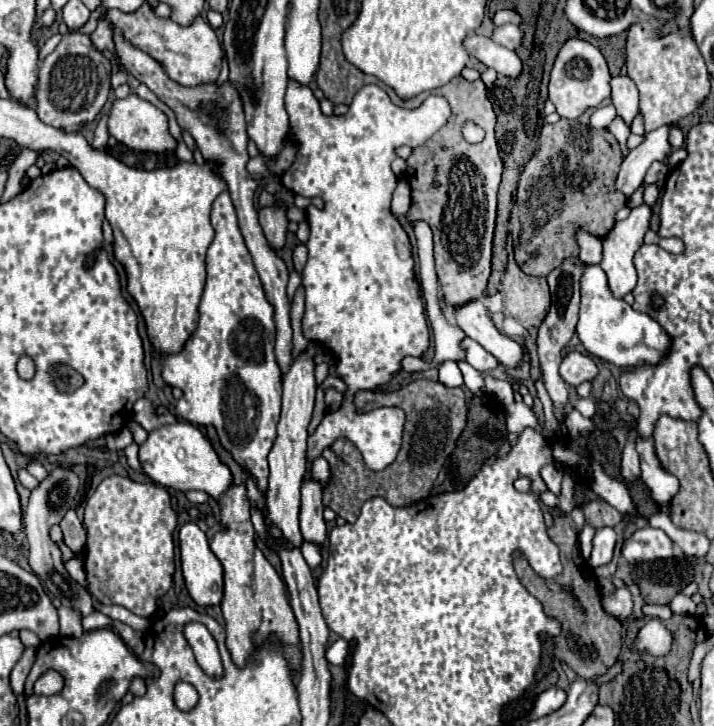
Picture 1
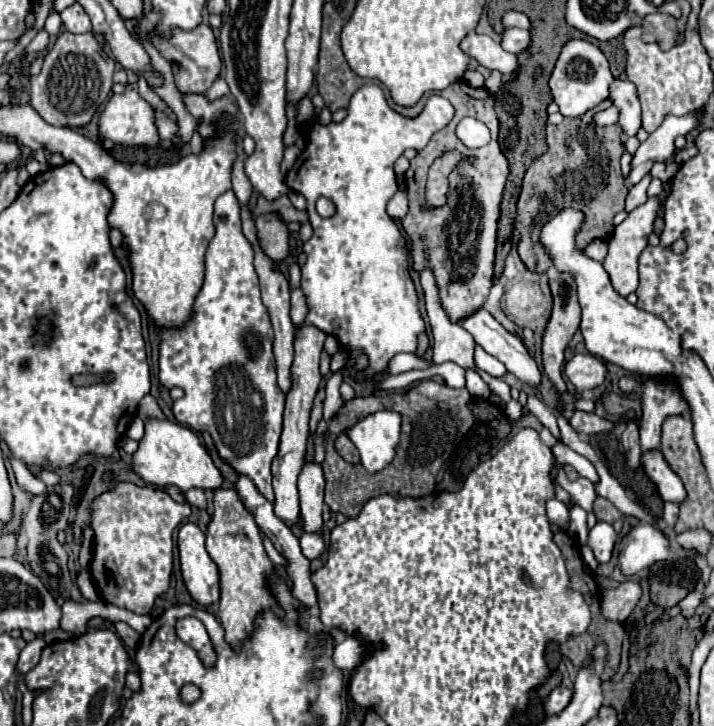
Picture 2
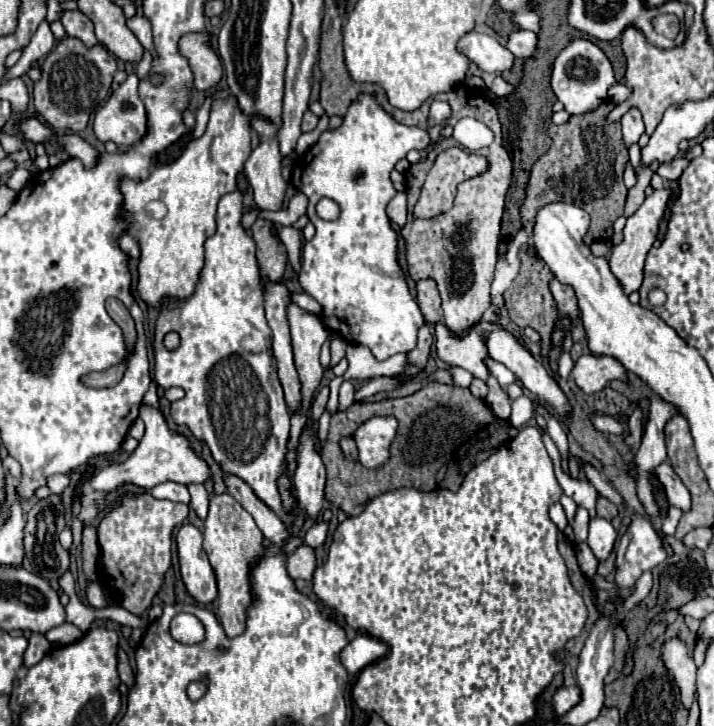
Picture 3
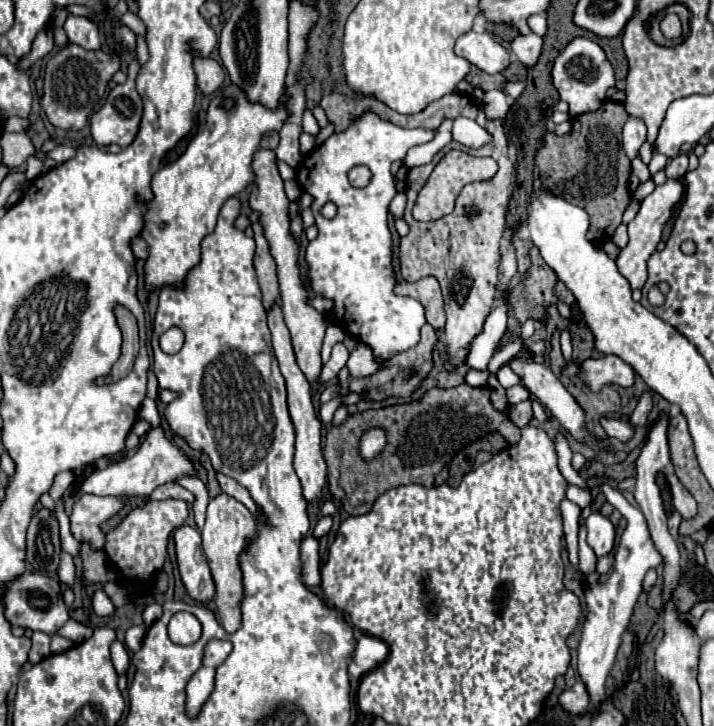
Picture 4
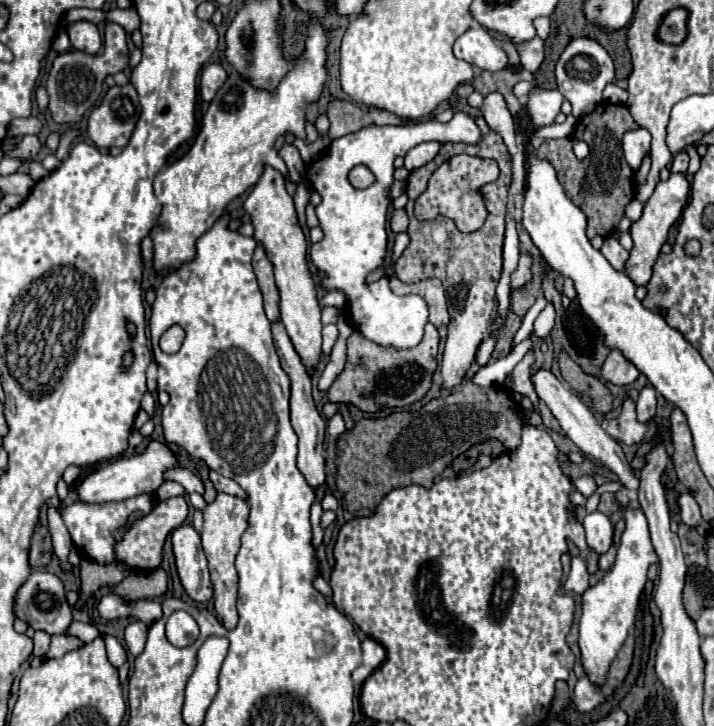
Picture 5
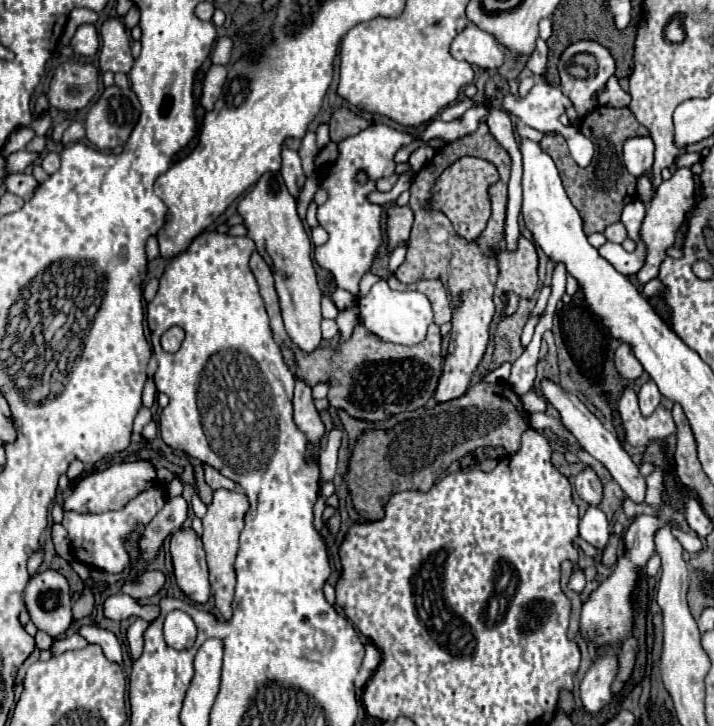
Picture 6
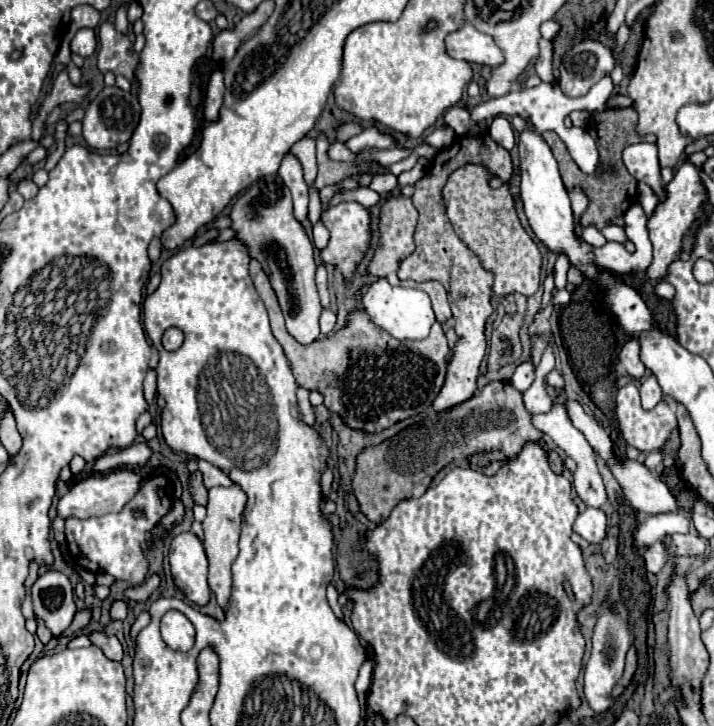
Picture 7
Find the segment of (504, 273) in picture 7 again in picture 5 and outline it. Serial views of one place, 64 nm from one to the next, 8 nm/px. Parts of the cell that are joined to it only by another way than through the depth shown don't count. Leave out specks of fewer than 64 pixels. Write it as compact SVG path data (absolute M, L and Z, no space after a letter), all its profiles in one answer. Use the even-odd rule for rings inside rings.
M468 154L452 156L450 160L440 164L440 168L436 168L428 182L428 188L418 196L416 216L420 220L434 220L438 216L452 218L462 232L472 232L480 228L482 222L486 220L486 208L478 190L480 186L496 180L499 173L498 164L492 159L476 158ZM520 256L518 270L512 274L512 288L522 288L532 280L530 274L530 256Z

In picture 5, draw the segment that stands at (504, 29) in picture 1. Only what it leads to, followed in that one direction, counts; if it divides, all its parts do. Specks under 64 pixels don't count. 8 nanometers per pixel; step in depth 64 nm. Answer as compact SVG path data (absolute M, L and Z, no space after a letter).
M534 36L532 40L526 40L524 44L516 44L516 50L520 54L520 62L528 72L536 72L538 66L544 60L544 40Z

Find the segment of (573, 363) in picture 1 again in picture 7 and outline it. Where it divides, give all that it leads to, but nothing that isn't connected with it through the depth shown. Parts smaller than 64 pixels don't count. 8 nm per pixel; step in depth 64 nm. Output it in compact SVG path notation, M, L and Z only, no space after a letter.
M628 340L624 346L622 346L622 350L620 350L620 356L618 356L618 360L624 364L624 368L626 368L626 372L632 376L632 378L642 378L644 376L644 364L640 362L640 358L638 358L638 342L636 340Z

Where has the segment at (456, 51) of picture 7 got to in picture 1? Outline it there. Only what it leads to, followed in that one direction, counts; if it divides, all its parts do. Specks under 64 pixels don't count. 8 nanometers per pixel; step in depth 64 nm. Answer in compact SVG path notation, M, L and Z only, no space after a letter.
M472 32L466 36L464 46L482 64L486 64L488 68L494 68L502 76L516 78L522 72L522 64L520 64L520 58L516 56L516 52L504 48L502 44L496 44L494 40L490 40L486 36L478 36Z

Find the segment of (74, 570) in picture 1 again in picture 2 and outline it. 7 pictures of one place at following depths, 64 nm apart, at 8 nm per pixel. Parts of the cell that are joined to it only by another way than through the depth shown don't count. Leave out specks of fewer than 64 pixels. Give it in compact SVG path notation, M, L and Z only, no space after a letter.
M84 568L76 570L76 584L82 590L82 594L84 594L86 600L100 600L98 598L98 592L96 592L96 586L94 586L94 582L90 578L90 574Z

